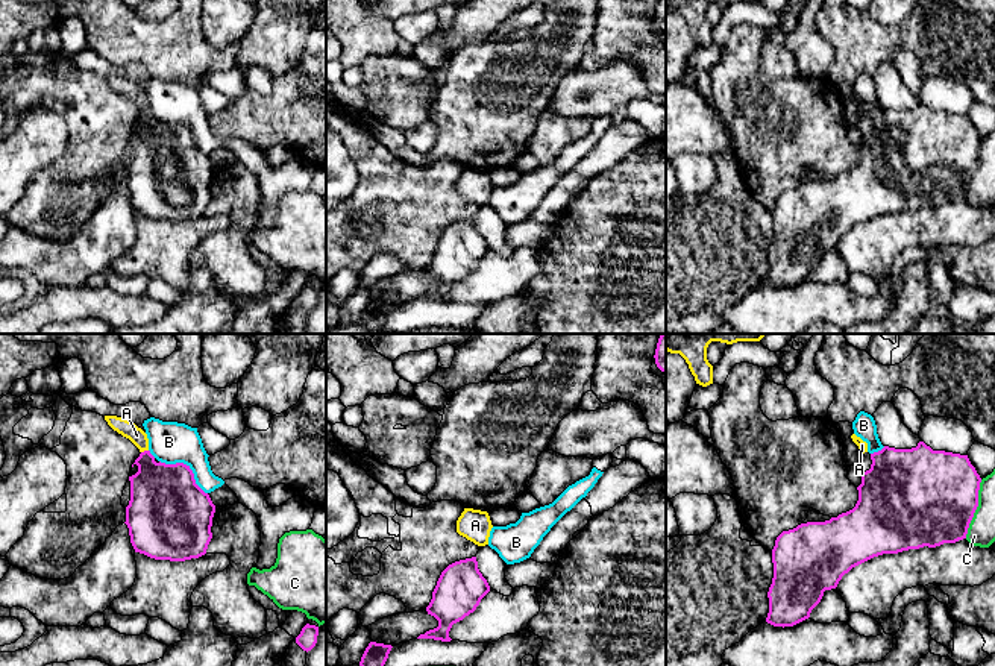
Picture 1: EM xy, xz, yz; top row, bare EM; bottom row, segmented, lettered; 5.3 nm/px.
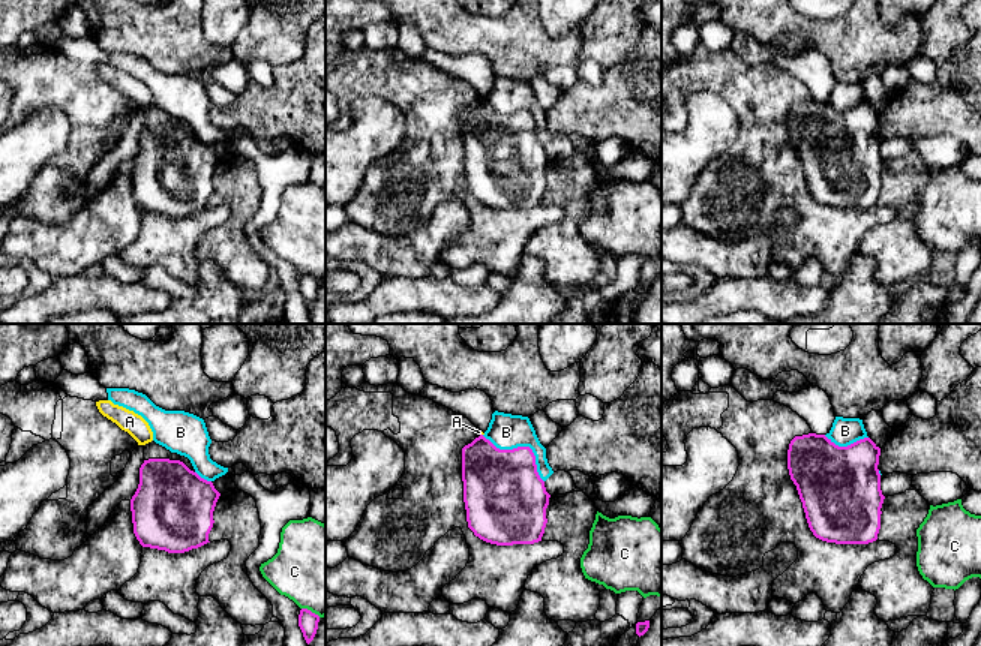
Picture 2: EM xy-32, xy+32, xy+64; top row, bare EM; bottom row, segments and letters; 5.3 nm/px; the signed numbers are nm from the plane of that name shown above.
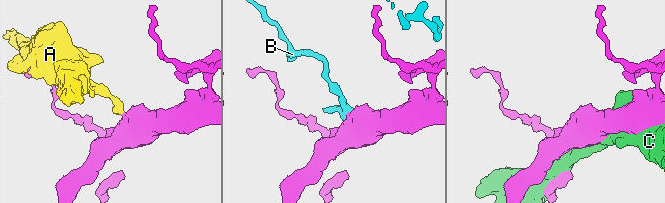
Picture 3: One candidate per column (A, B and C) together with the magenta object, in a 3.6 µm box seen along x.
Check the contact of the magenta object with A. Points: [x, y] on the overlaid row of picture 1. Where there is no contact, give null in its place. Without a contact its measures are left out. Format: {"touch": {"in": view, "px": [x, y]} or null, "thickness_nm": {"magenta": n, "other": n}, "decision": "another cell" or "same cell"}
{"touch": {"in": "xy", "px": [144, 451]}, "thickness_nm": {"magenta": 340, "other": 90}, "decision": "another cell"}

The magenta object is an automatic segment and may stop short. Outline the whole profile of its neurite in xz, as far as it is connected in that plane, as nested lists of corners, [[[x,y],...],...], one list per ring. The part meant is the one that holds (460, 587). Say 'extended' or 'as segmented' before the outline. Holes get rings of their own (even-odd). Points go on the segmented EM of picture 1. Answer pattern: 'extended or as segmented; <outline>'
as segmented; [[[476,557],[449,564],[441,572],[426,607],[428,614],[438,620],[438,627],[417,639],[450,642],[452,625],[473,613],[488,592],[490,586],[478,569]]]

